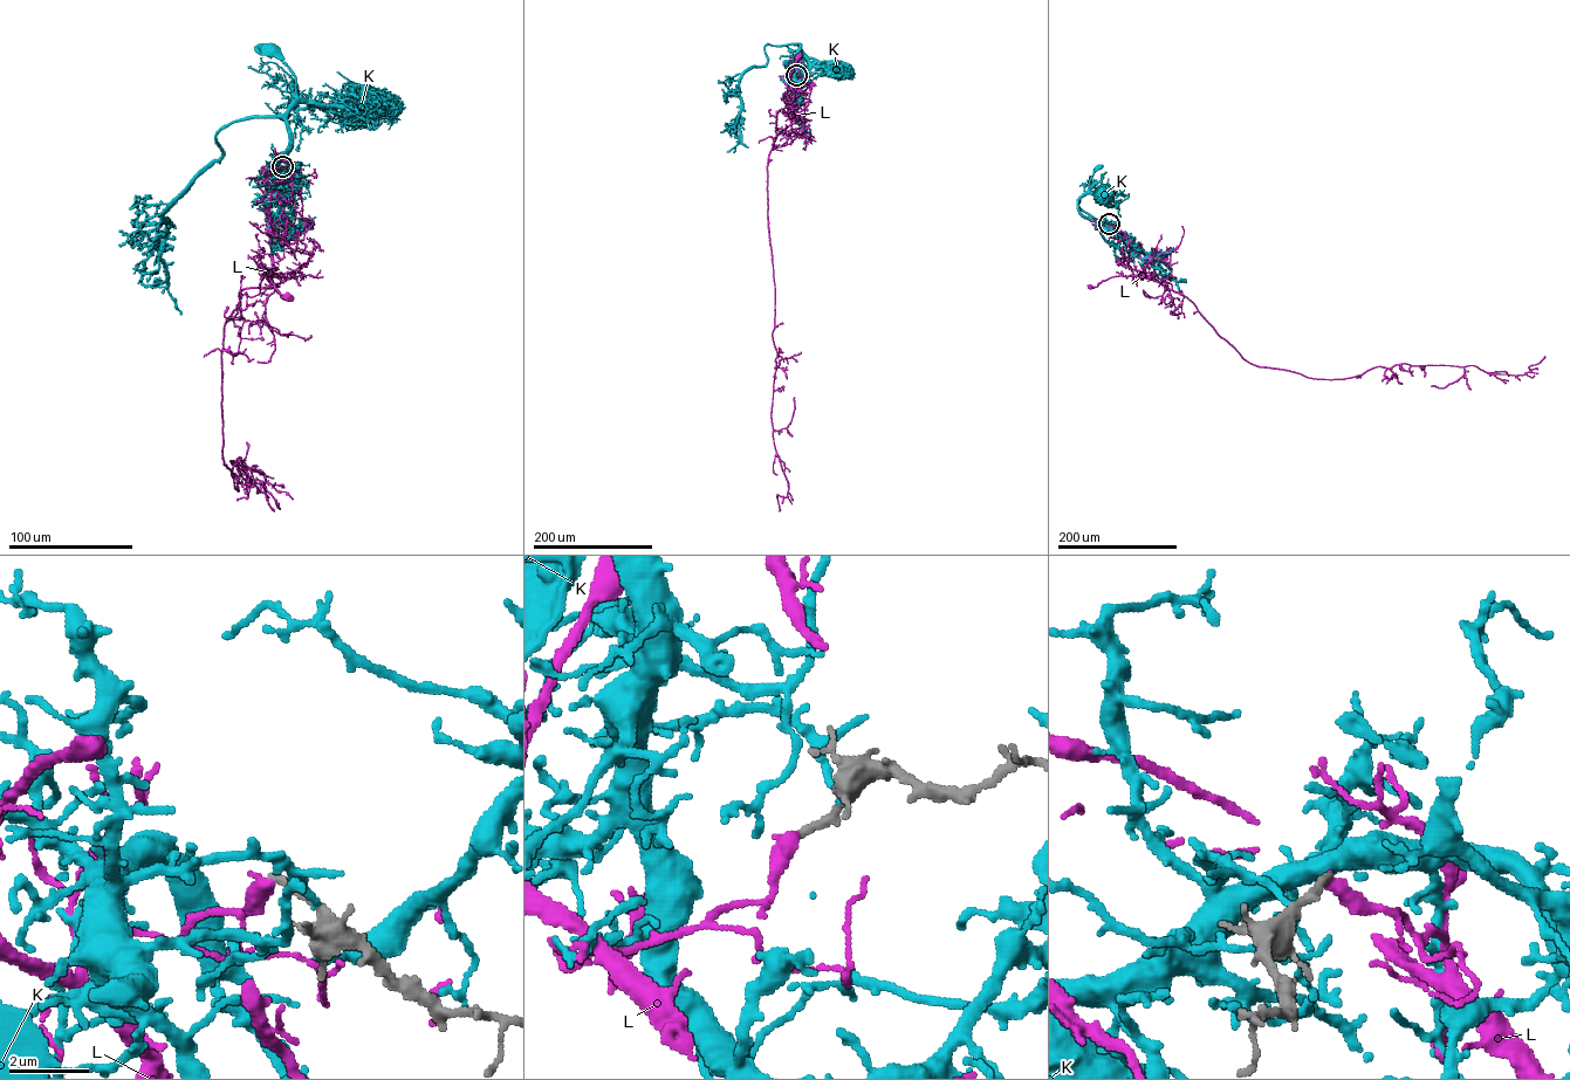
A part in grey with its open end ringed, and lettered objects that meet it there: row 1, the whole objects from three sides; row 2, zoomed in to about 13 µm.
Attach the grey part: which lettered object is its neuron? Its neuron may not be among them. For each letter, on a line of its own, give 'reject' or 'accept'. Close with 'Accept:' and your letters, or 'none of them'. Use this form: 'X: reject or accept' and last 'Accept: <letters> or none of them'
K: reject
L: reject
Accept: none of them

